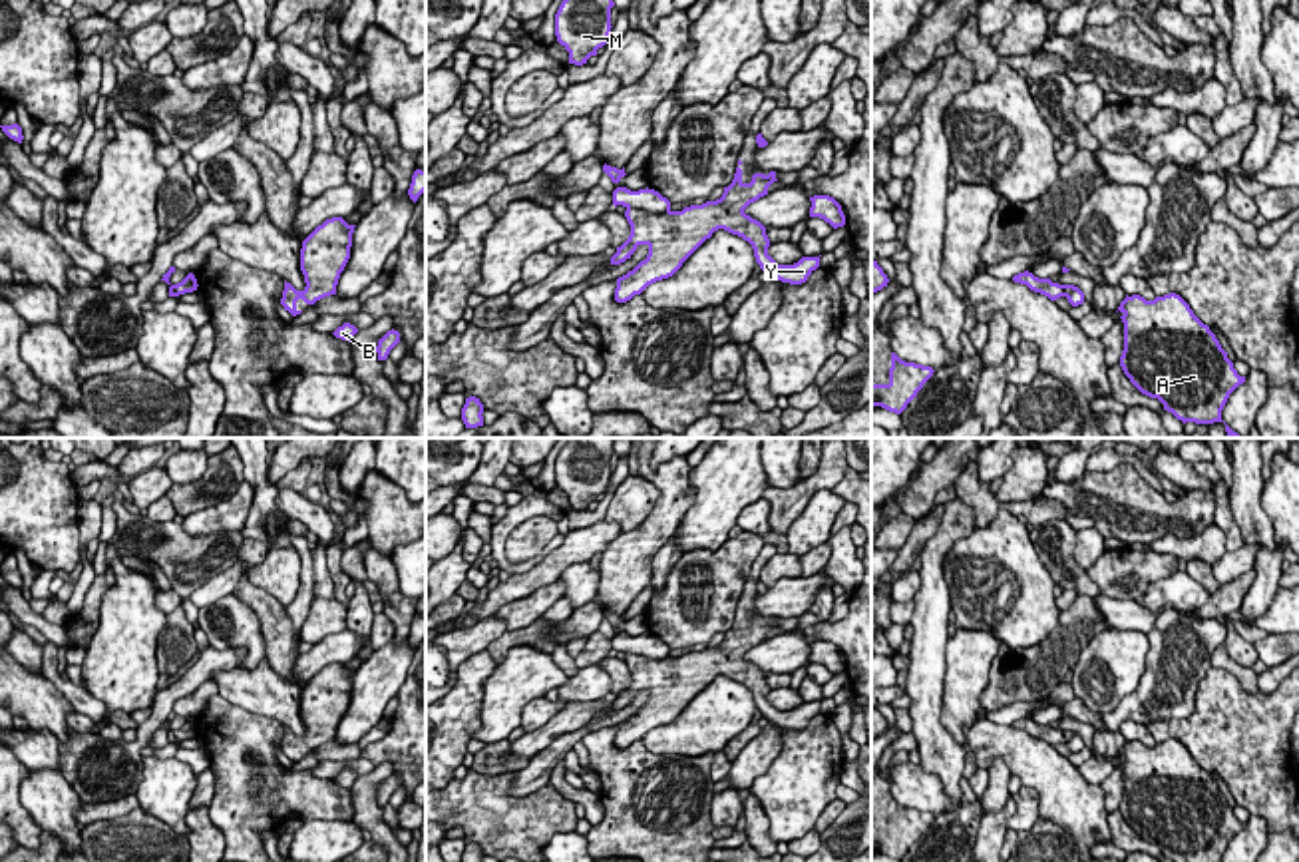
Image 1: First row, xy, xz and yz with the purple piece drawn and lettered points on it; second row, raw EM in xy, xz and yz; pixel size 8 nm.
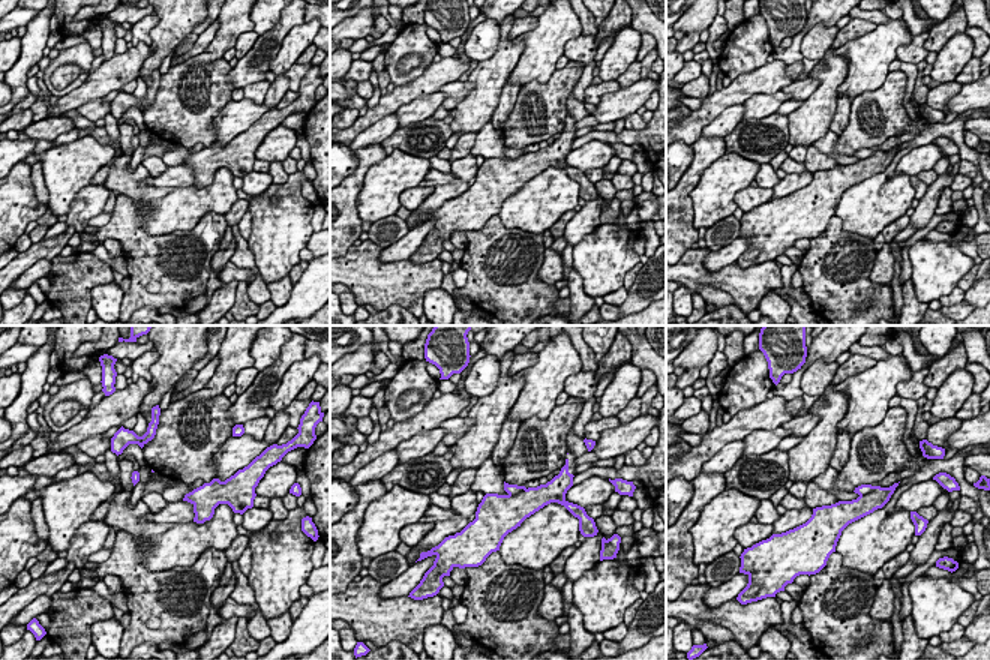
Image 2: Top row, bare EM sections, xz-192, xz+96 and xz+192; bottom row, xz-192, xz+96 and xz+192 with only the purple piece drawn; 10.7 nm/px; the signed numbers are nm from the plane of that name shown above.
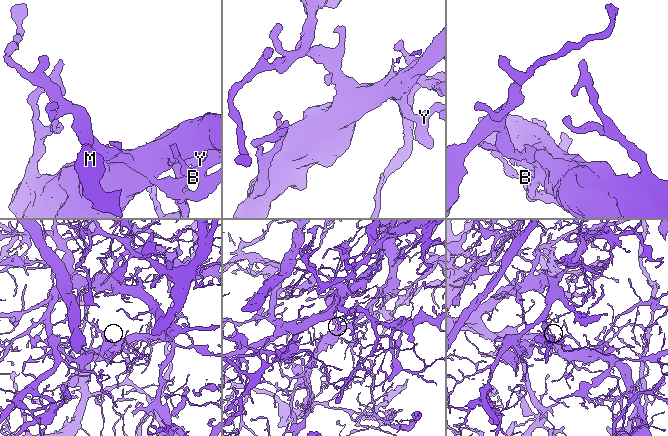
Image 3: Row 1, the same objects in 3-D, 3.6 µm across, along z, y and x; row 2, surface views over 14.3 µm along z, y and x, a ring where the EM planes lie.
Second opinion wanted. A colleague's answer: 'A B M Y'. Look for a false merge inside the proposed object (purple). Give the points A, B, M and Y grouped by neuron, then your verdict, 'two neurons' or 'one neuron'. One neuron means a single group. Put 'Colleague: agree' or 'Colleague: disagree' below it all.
A M Y / B; two neurons
Colleague: disagree

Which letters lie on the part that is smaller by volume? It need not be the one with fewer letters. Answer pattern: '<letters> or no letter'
B

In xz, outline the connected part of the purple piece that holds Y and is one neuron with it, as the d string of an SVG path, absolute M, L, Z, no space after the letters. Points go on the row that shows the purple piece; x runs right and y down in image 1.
M742 161L734 179L716 201L690 205L682 211L650 213L639 207L627 207L625 217L631 225L629 239L617 247L611 265L621 265L637 251L639 245L649 247L649 255L633 271L617 279L615 301L627 303L641 295L649 285L672 277L682 263L706 241L714 231L724 229L742 237L754 249L756 263L770 277L802 285L820 267L820 257L802 257L794 265L778 265L770 255L770 239L766 227L744 213L744 209L768 195L768 187L778 181L776 171L754 173L750 183L742 181Z

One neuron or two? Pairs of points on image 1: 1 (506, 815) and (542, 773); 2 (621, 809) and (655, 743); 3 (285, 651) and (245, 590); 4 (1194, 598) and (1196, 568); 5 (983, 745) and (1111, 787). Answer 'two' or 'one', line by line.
1: two
2: two
3: one
4: two
5: two

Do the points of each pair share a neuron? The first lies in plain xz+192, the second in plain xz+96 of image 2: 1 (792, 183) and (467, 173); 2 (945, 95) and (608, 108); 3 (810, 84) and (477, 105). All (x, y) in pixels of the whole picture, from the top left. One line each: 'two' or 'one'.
1: two
2: two
3: two

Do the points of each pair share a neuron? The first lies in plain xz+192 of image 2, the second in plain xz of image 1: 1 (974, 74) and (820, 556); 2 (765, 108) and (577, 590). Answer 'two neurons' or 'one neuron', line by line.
1: one neuron
2: two neurons

